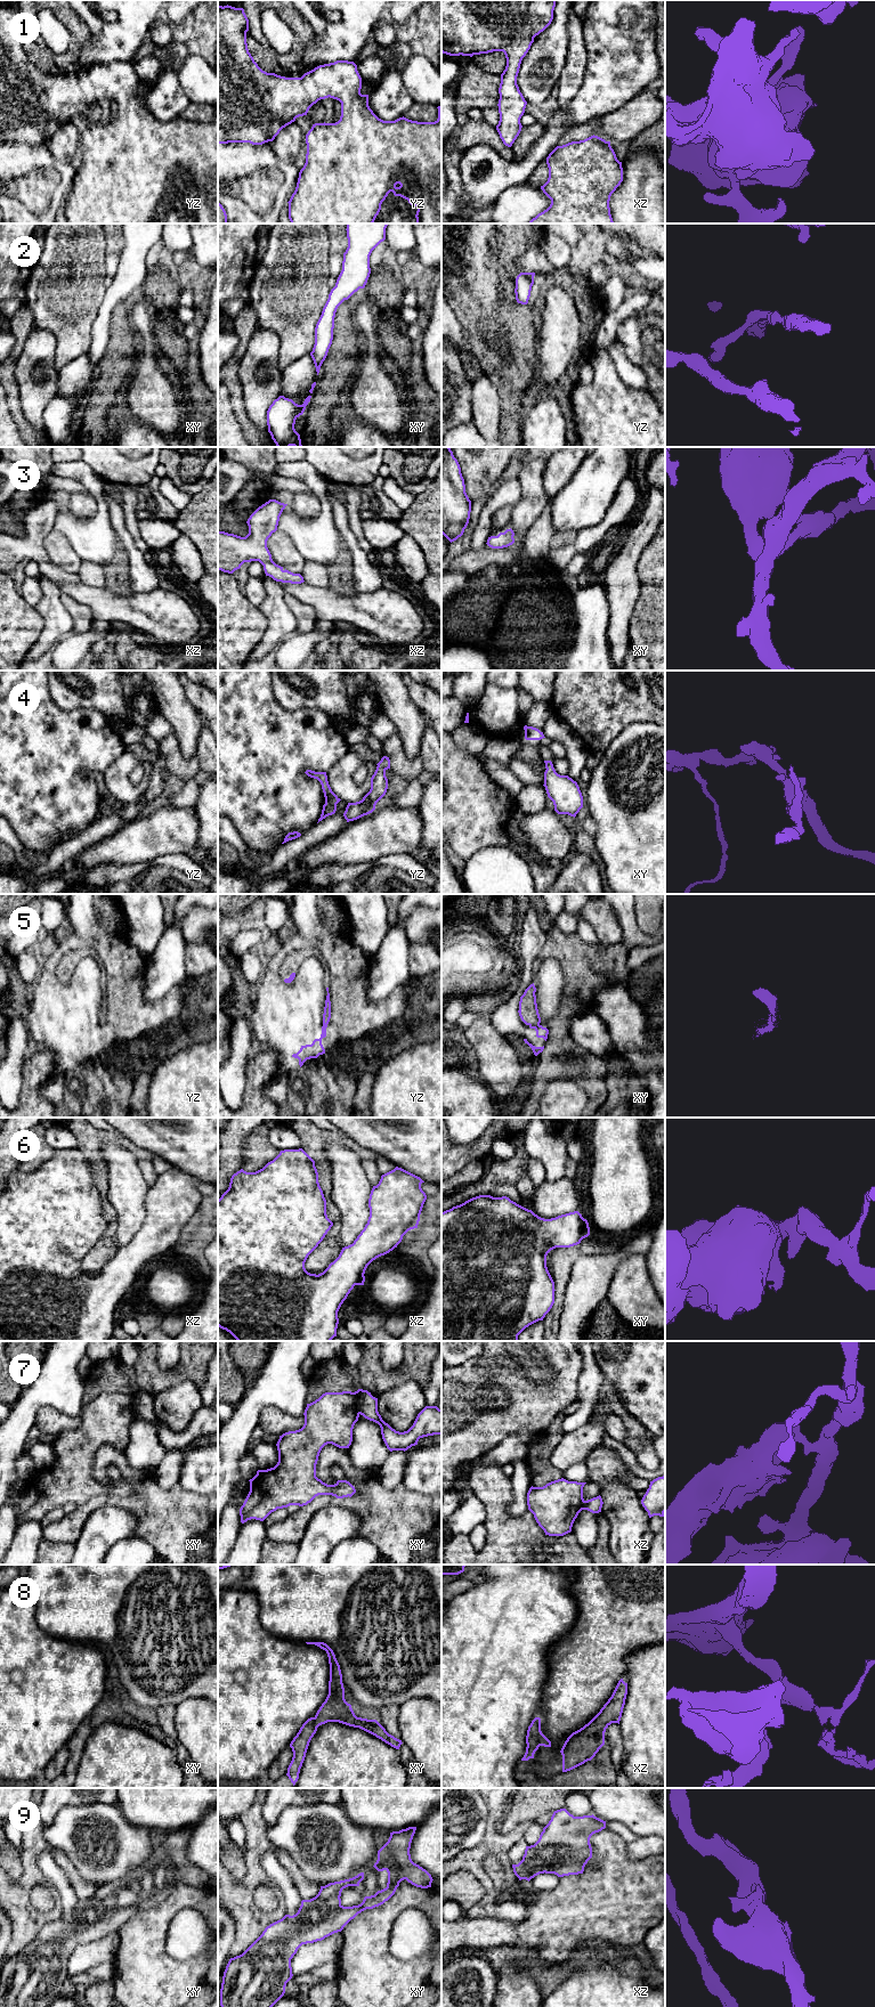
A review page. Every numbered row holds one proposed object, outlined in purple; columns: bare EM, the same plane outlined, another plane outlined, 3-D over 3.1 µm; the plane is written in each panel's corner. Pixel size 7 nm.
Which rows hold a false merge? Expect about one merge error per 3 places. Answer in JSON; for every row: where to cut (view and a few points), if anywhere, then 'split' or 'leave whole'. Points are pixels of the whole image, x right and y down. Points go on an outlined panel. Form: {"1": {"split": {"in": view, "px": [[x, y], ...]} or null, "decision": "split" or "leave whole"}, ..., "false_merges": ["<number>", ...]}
{"1": {"split": null, "decision": "leave whole"}, "2": {"split": null, "decision": "leave whole"}, "3": {"split": null, "decision": "leave whole"}, "4": {"split": null, "decision": "leave whole"}, "5": {"split": {"in": "xy", "px": [[539, 1022], [529, 1025]]}, "decision": "split"}, "6": {"split": null, "decision": "leave whole"}, "7": {"split": {"in": "xy", "px": [[355, 1391], [361, 1413]]}, "decision": "split"}, "8": {"split": null, "decision": "leave whole"}, "9": {"split": null, "decision": "leave whole"}, "false_merges": ["5", "7"]}

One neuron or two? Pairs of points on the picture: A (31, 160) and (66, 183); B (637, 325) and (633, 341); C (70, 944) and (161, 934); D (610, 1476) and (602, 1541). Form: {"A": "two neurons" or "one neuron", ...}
{"A": "one neuron", "B": "one neuron", "C": "two neurons", "D": "two neurons"}

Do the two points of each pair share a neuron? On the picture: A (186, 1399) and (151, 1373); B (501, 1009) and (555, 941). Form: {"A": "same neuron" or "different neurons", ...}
{"A": "different neurons", "B": "different neurons"}

